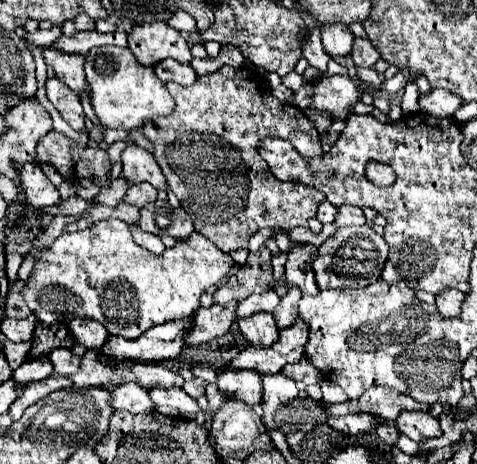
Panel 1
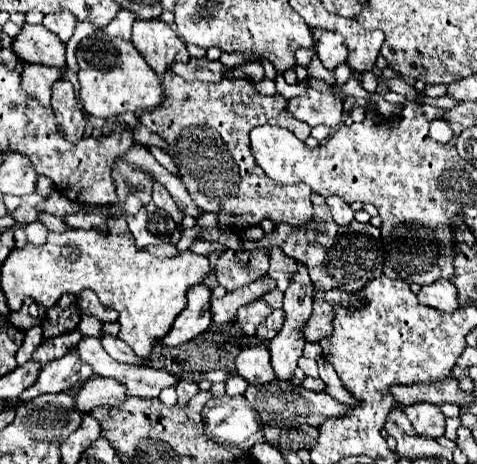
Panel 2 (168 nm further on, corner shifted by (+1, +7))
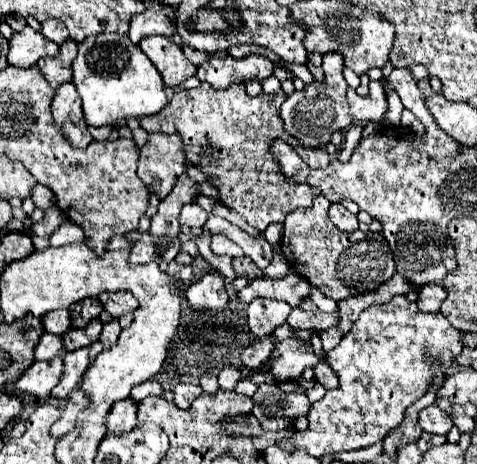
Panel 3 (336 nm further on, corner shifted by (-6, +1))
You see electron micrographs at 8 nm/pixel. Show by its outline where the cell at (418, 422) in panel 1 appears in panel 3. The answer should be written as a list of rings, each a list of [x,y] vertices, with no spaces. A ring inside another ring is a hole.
[[[431,405],[419,413],[419,425],[427,433],[435,433],[435,435],[443,435],[443,437],[453,427],[451,417],[447,413],[443,413],[437,405]]]

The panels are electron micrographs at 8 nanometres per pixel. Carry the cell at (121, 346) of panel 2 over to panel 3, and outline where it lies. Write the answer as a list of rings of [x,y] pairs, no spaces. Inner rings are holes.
[[[111,319],[107,325],[103,325],[101,337],[99,337],[99,341],[103,343],[103,349],[111,349],[113,345],[117,345],[119,333],[121,333],[121,327],[119,327],[117,319]]]

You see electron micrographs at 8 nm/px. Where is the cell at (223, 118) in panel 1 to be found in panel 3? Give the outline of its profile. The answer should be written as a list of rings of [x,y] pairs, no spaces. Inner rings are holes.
[[[201,83],[195,89],[177,91],[157,115],[143,117],[141,127],[147,133],[175,133],[177,127],[187,161],[207,175],[207,181],[219,191],[219,203],[239,213],[251,227],[265,231],[269,223],[283,223],[291,211],[311,207],[313,199],[319,195],[315,187],[279,179],[279,169],[269,153],[271,139],[281,137],[291,143],[307,165],[329,165],[329,153],[323,147],[303,147],[299,139],[283,129],[279,107],[285,97],[287,95],[283,91],[251,97],[243,83],[233,83],[225,91],[217,91],[209,83]]]

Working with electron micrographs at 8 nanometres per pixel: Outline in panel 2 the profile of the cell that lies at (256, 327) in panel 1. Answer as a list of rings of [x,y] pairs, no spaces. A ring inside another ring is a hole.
[[[256,299],[256,301],[252,301],[252,303],[248,303],[248,305],[244,305],[244,307],[238,309],[238,313],[236,313],[236,321],[238,321],[238,325],[242,327],[244,333],[254,335],[256,327],[262,325],[264,319],[266,319],[272,311],[274,311],[274,309],[268,307],[266,301]]]

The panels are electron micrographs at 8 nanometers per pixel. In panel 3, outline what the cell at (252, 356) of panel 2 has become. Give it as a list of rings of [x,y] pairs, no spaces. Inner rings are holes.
[[[285,339],[277,343],[271,359],[267,359],[269,373],[277,383],[285,383],[291,379],[299,379],[307,367],[315,367],[319,357],[315,357],[311,347],[305,347],[299,339]]]

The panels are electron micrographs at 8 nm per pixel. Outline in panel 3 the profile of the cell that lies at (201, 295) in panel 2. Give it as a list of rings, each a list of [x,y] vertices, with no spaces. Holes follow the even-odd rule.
[[[217,271],[193,283],[187,289],[185,299],[187,299],[189,309],[195,313],[221,313],[229,303],[229,295]]]

